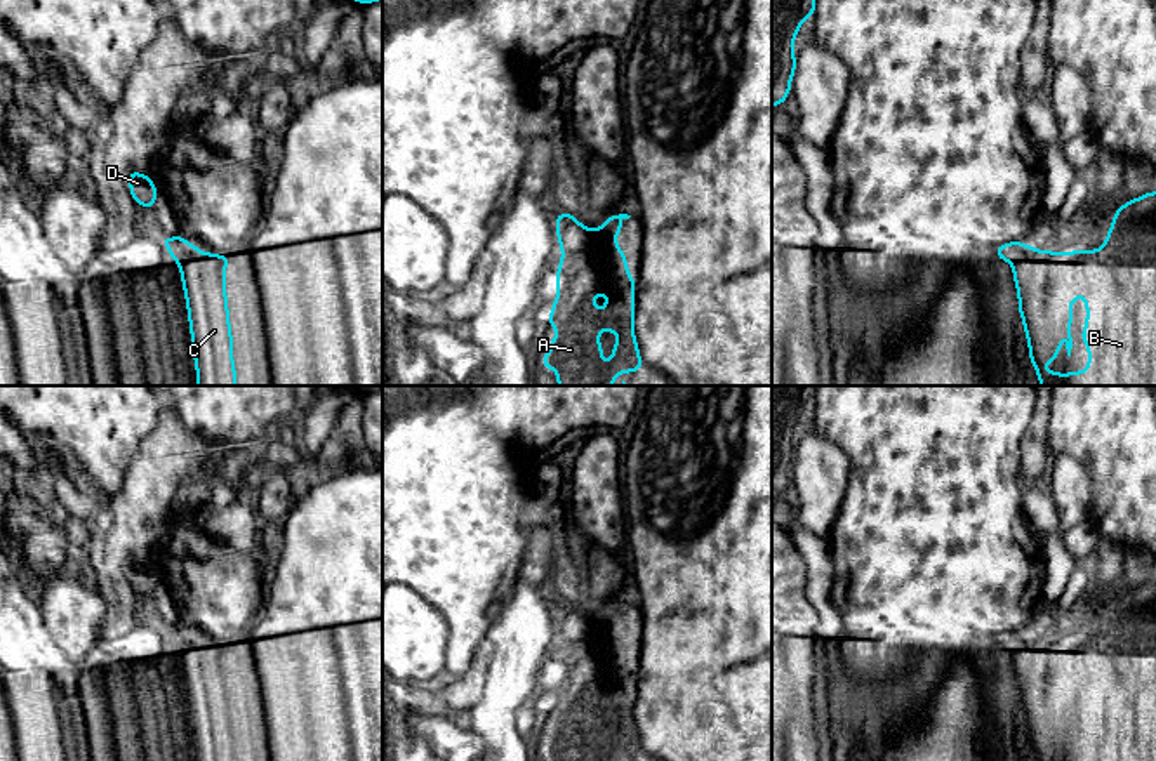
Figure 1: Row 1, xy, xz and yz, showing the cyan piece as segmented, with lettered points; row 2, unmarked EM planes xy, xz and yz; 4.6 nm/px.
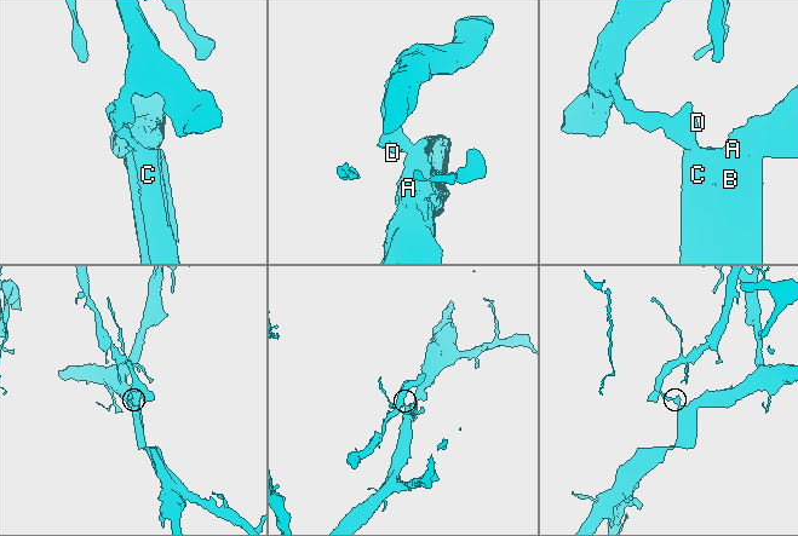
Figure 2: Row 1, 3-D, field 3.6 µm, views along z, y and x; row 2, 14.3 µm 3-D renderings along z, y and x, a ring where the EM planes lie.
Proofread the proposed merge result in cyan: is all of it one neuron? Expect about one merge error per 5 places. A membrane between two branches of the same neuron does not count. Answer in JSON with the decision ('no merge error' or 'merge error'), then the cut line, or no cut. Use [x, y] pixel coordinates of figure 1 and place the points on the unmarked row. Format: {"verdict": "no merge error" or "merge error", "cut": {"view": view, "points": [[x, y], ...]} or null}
{"verdict": "merge error", "cut": {"view": "xz", "points": [[590, 621], [590, 628], [581, 636], [564, 641]]}}

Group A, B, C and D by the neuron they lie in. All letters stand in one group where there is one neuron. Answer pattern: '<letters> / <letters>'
A B C / D

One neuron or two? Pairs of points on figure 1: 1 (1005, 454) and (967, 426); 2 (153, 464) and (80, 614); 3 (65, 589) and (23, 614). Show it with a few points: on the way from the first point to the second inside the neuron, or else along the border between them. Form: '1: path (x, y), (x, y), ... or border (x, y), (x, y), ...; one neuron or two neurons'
1: path (996, 454), (976, 435); one neuron
2: border (94, 584), (105, 603), (101, 626); two neurons
3: border (23, 575), (37, 602), (42, 622), (56, 641); two neurons

